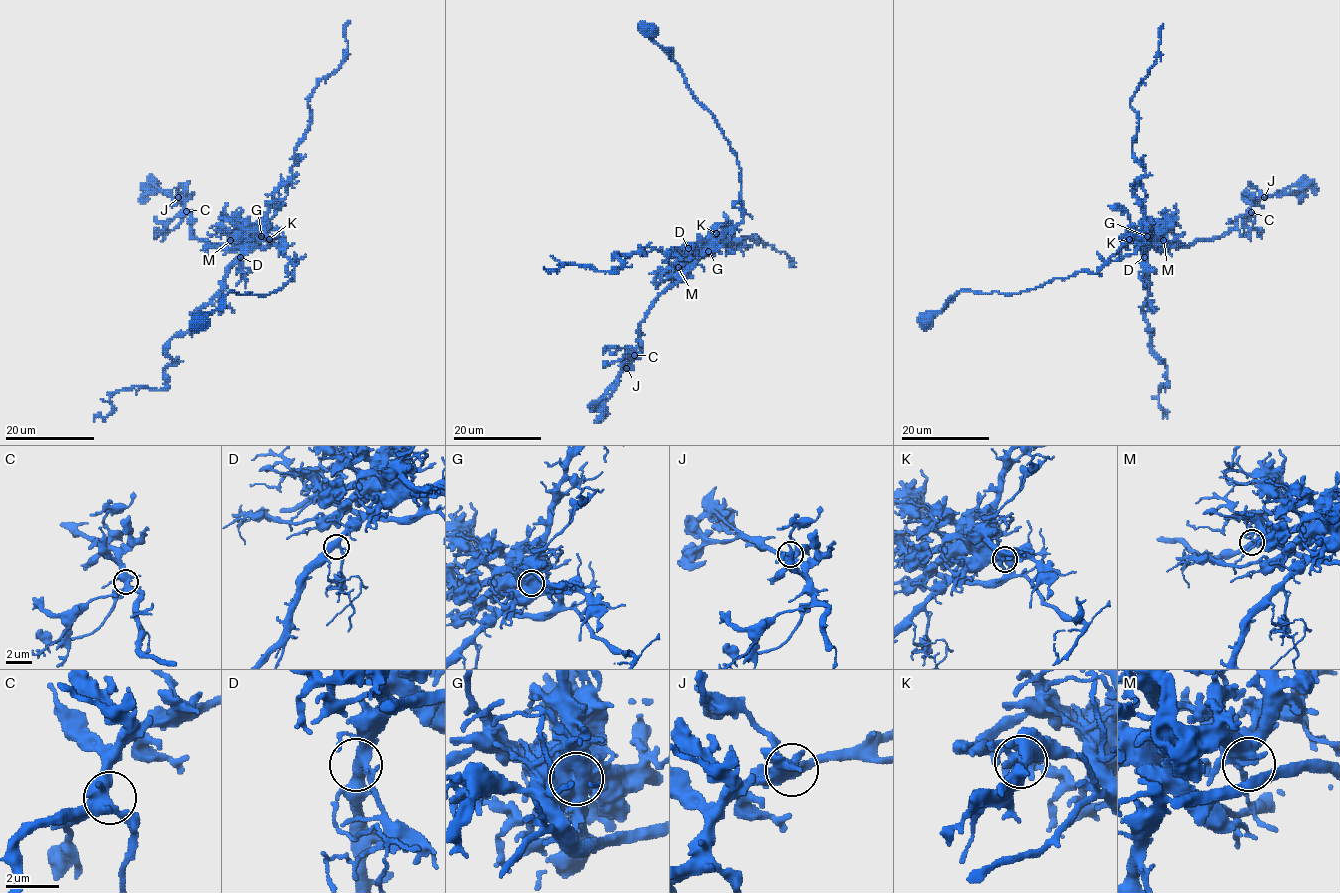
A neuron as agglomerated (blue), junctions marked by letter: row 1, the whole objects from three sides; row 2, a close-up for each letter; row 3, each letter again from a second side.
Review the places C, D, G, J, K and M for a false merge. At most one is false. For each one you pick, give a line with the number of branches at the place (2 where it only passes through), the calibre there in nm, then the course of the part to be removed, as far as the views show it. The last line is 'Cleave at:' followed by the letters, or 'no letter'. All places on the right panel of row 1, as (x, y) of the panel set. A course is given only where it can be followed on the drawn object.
G: 1 | 1150 nm | (1147, 236), (1144, 314), (1151, 352), (1167, 368), (1167, 387), (1161, 384), (1158, 396), (1167, 414), (1162, 418)
Cleave at: G

